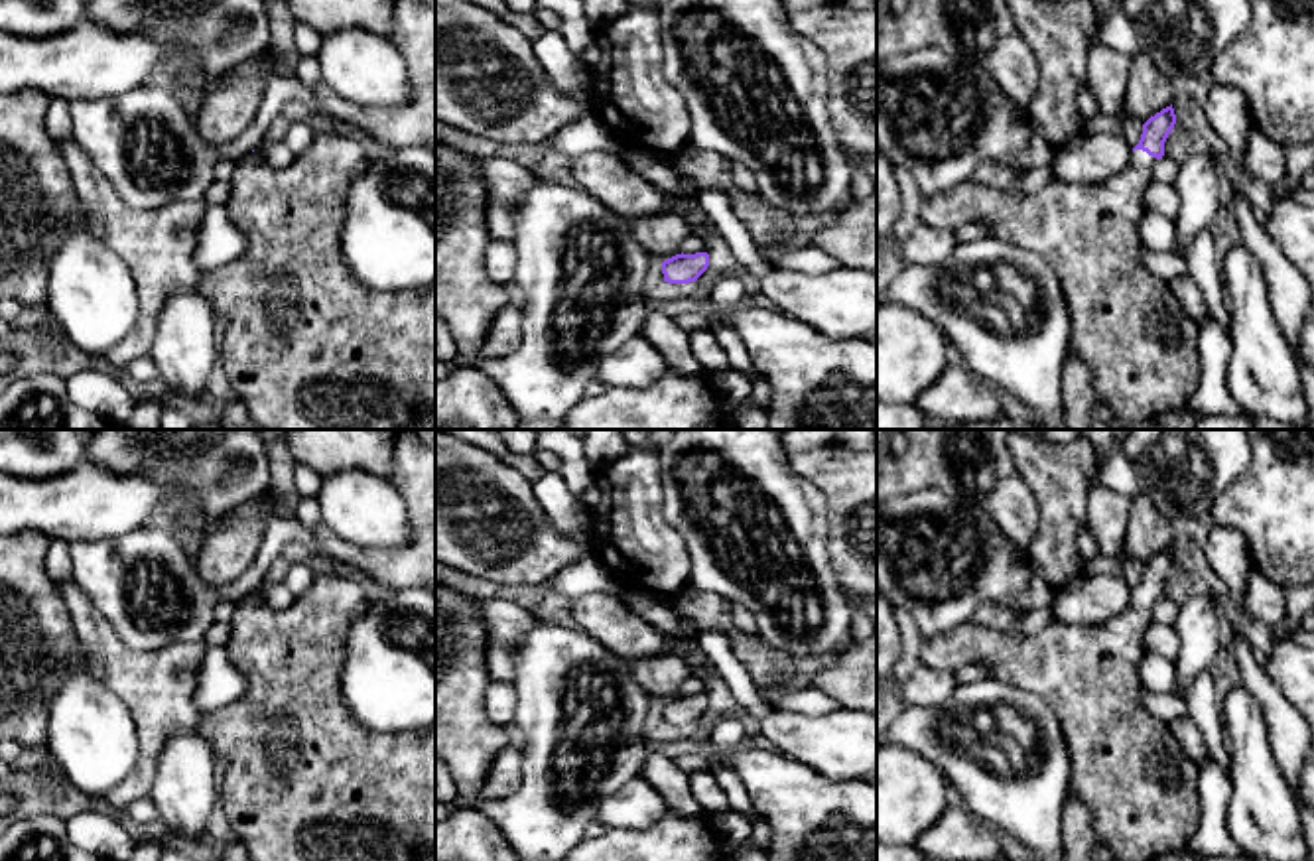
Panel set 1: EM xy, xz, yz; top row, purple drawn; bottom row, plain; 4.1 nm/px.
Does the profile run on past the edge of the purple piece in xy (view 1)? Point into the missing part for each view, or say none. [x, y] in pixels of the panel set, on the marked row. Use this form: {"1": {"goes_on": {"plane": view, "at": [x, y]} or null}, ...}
{"1": {"goes_on": null}}

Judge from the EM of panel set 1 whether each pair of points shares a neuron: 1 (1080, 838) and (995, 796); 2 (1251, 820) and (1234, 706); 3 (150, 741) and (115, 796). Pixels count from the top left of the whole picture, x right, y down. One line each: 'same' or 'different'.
1: different
2: same
3: same

